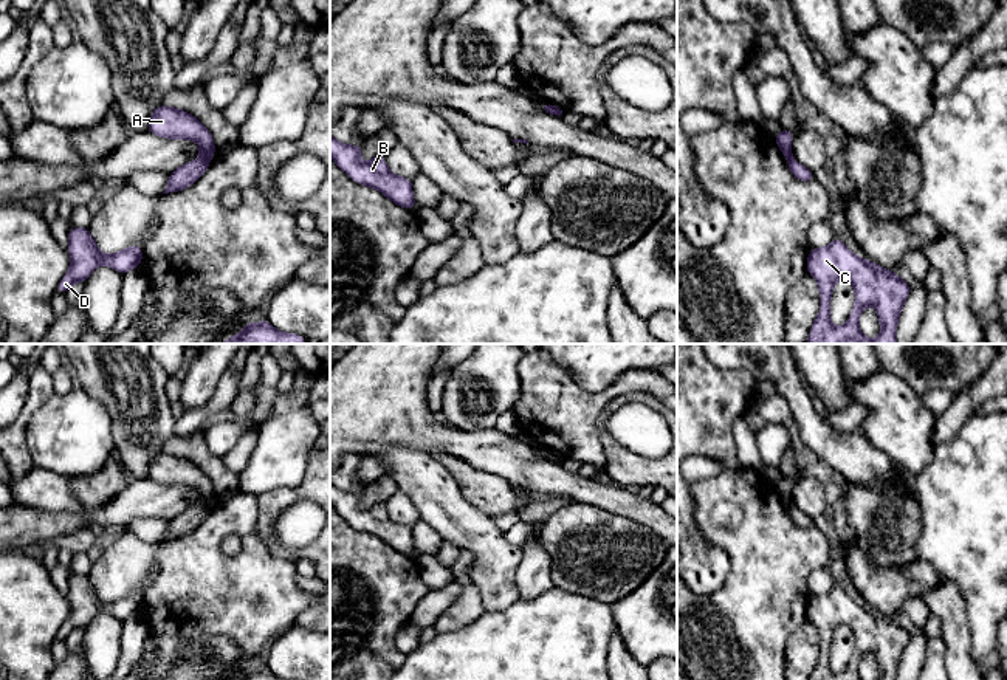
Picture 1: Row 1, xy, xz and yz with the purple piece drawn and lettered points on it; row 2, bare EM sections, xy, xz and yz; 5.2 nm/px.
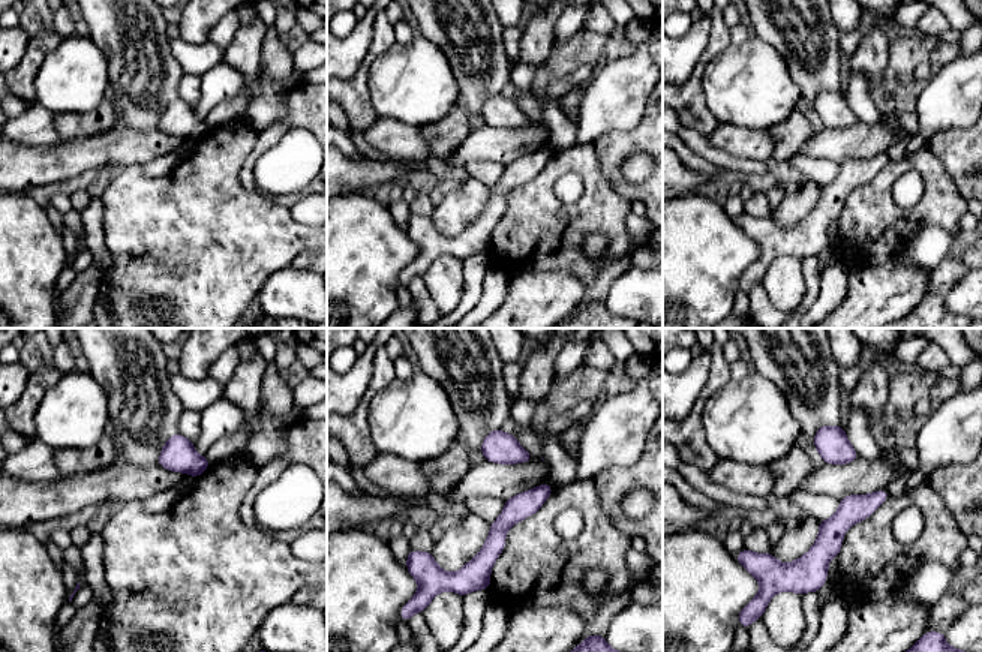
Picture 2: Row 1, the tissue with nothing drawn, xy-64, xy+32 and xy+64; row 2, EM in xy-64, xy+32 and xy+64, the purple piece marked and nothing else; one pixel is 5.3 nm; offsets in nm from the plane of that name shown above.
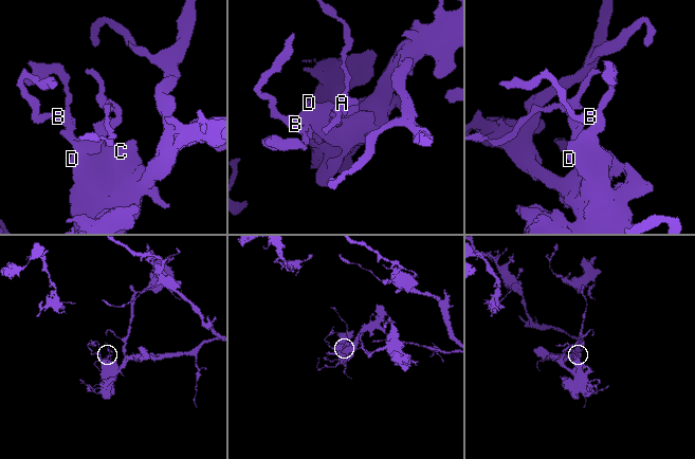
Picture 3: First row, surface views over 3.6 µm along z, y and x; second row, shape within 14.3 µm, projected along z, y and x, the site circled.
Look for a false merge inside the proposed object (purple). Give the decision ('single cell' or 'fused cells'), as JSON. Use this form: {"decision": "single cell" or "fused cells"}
{"decision": "fused cells"}

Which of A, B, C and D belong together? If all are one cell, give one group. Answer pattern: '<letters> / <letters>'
A / B C D

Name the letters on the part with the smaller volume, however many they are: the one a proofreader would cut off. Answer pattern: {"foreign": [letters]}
{"foreign": ["A"]}

